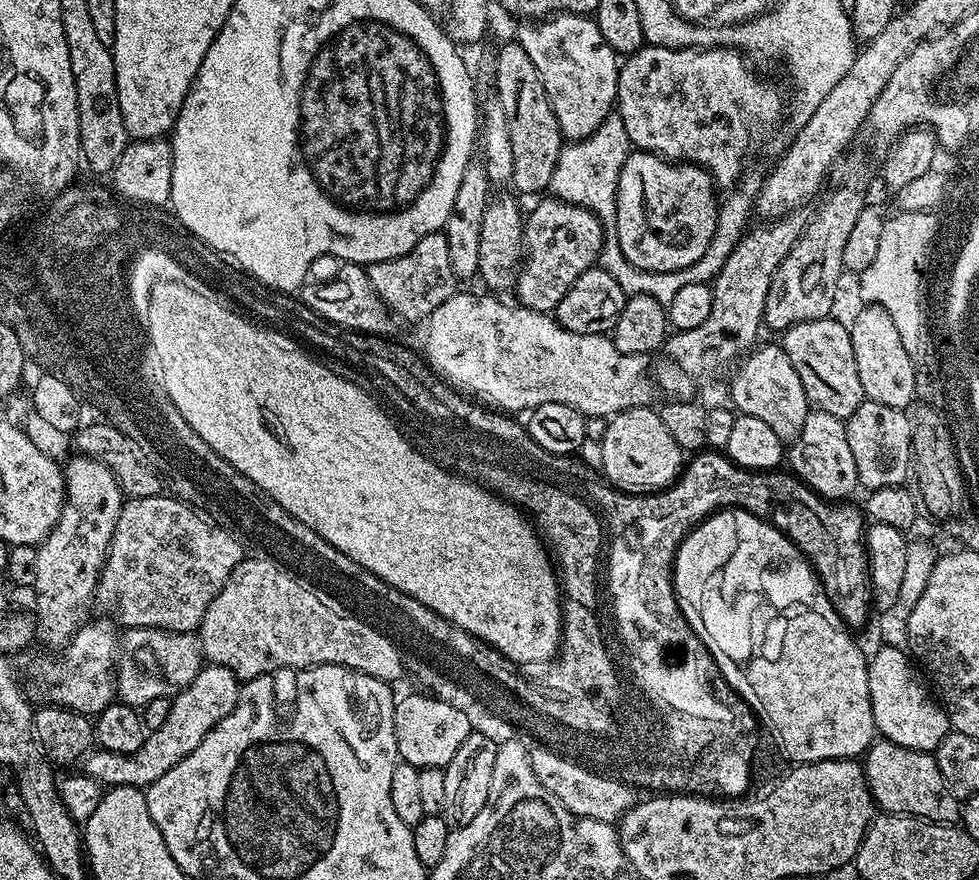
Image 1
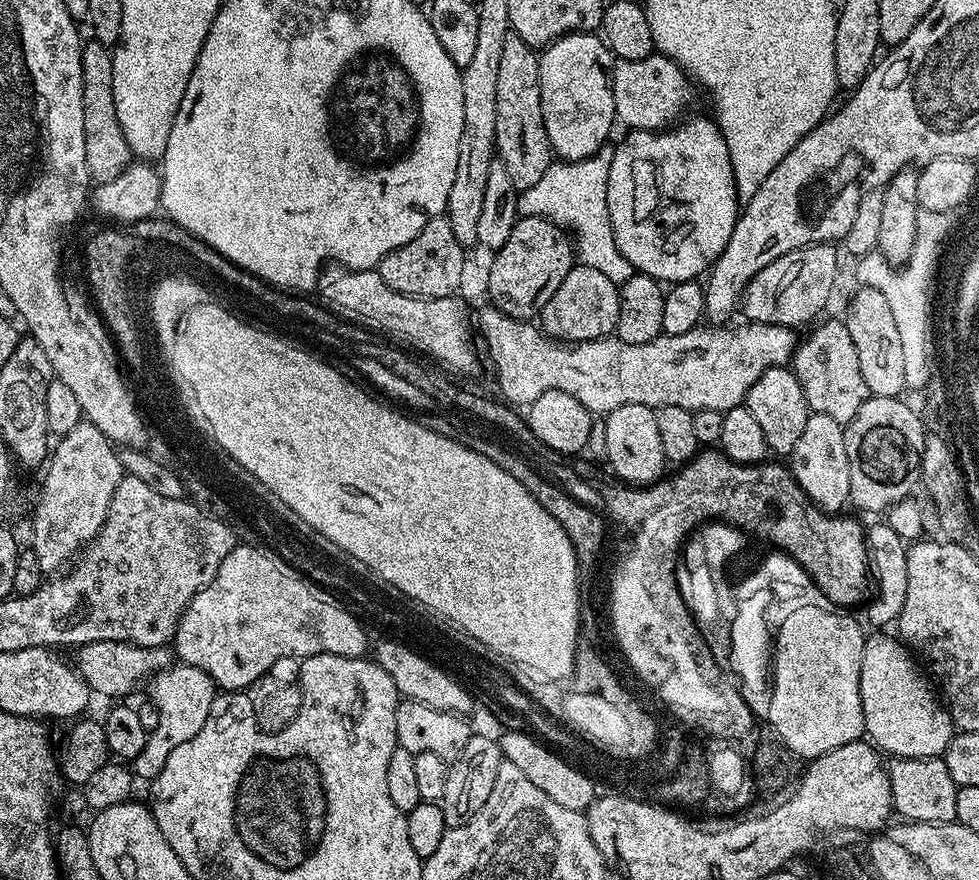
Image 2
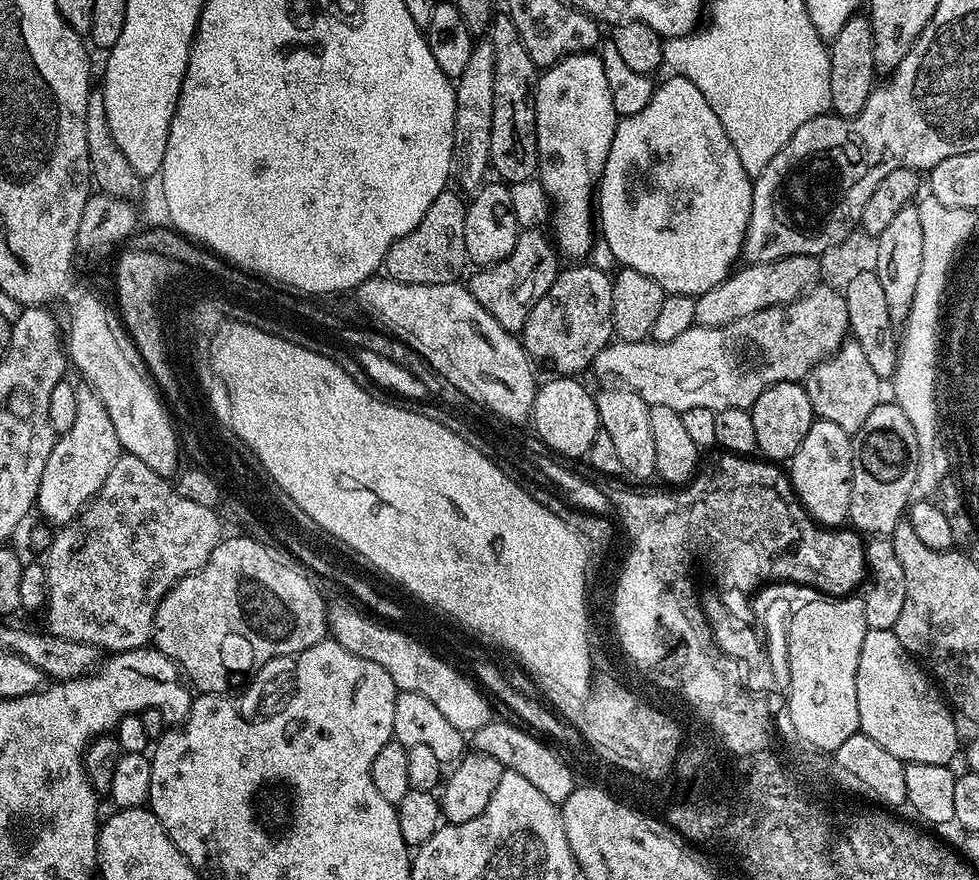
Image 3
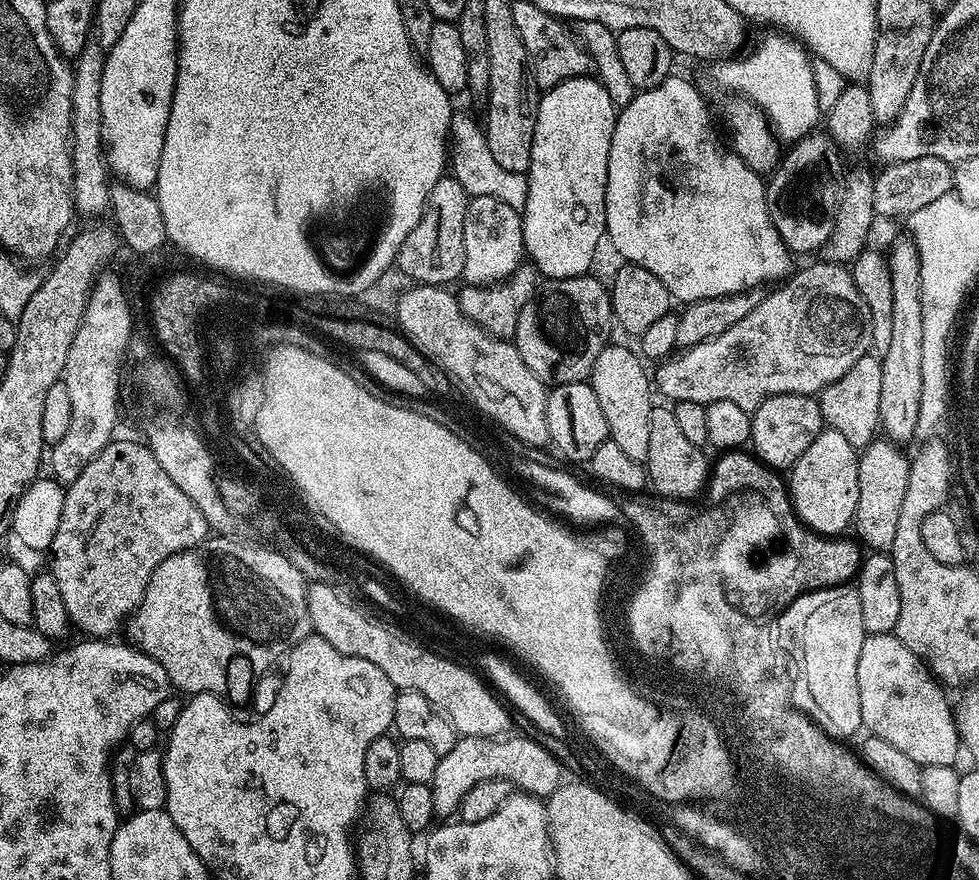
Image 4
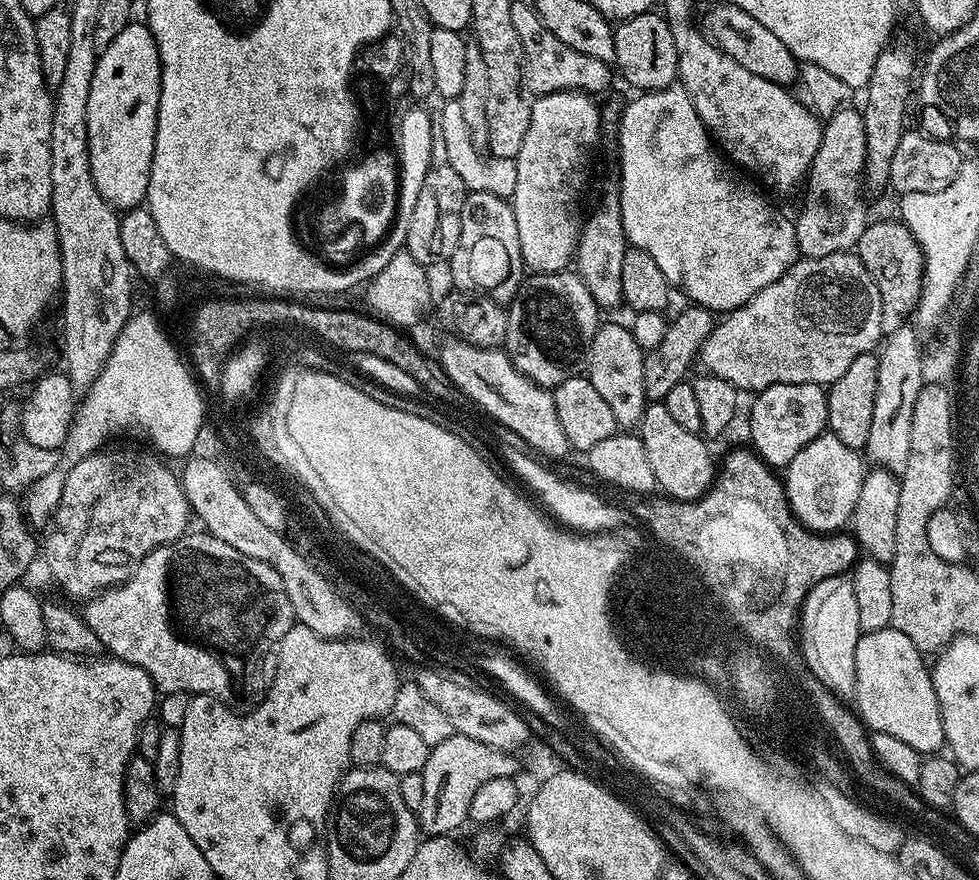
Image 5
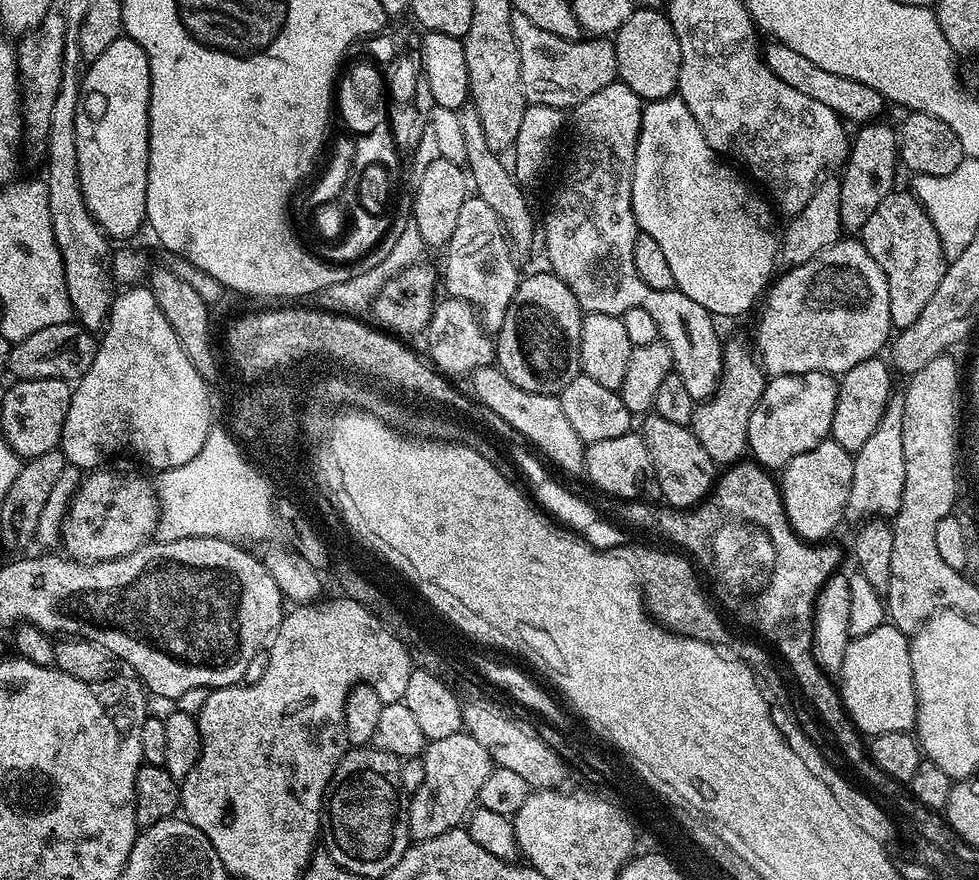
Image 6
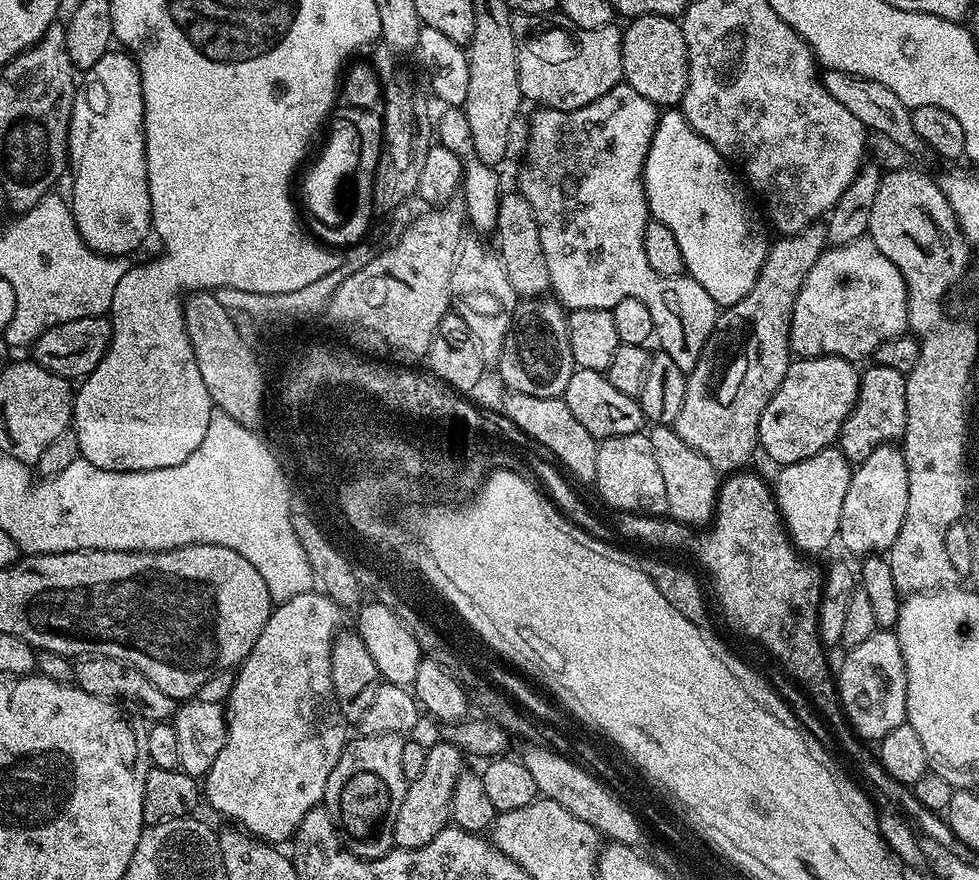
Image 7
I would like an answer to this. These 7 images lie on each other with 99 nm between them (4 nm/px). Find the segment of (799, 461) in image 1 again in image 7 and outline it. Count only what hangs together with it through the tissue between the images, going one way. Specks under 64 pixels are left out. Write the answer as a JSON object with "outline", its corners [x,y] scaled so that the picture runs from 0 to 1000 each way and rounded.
{"outline":[[[857,508],[842,509],[819,525],[802,527],[791,545],[793,576],[801,590],[801,598],[810,618],[821,630],[842,627],[858,607],[860,569],[864,567],[864,552],[868,552],[871,528]]]}

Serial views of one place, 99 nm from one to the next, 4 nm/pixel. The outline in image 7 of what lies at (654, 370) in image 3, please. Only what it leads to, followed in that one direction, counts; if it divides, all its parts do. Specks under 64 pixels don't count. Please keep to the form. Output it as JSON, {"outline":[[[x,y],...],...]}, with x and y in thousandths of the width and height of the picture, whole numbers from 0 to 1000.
{"outline":[[[882,268],[867,277],[847,281],[831,298],[811,343],[805,390],[817,407],[859,405],[878,411],[882,405],[894,401],[900,386],[911,386],[927,376],[925,320],[917,302]]]}

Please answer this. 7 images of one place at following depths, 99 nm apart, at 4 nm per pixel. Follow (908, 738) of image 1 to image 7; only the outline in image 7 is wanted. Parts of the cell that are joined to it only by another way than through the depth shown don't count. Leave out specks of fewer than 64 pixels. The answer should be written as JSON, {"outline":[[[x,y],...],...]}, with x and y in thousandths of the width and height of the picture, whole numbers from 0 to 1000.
{"outline":[[[897,716],[893,720],[889,720],[889,725],[885,725],[885,730],[866,736],[864,743],[866,747],[859,752],[858,764],[856,759],[858,802],[875,838],[887,843],[890,843],[889,841],[897,843],[902,836],[909,834],[909,830],[913,830],[913,825],[924,823],[927,811],[925,807],[925,761],[921,739],[917,734],[917,725],[914,717]]]}

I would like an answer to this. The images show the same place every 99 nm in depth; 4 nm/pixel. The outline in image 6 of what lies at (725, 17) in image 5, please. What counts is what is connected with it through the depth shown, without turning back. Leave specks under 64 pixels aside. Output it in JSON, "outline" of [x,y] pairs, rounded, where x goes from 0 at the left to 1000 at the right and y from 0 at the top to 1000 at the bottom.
{"outline":[[[789,48],[779,56],[778,63],[781,70],[799,89],[805,98],[811,98],[811,102],[816,102],[818,107],[824,107],[827,111],[848,120],[848,125],[855,127],[863,138],[871,136],[874,143],[882,143],[900,135],[899,132],[905,122],[903,109],[897,102],[885,98],[880,93],[872,93],[872,89],[860,89],[860,84],[848,84],[840,80],[840,75],[831,75],[827,66],[819,66],[815,57],[807,57],[807,52],[796,48]]]}

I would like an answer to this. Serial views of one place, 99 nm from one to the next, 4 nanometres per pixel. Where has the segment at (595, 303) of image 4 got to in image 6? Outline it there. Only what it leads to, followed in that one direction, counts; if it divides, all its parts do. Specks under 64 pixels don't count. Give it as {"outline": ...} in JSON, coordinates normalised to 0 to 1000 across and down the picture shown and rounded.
{"outline":[[[557,307],[557,309],[547,309],[544,314],[536,313],[517,352],[517,361],[513,366],[511,376],[506,378],[506,413],[511,422],[517,425],[517,430],[525,434],[525,439],[545,448],[571,451],[575,441],[582,439],[585,430],[593,426],[594,423],[592,416],[593,363],[594,351],[590,339],[582,330],[580,322],[570,316],[567,309]]]}

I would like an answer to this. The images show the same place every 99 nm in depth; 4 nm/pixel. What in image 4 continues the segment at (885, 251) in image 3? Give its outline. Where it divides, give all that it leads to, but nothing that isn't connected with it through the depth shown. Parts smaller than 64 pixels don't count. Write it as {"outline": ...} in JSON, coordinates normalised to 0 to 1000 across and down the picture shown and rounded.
{"outline":[[[919,266],[906,283],[911,322],[911,369],[909,384],[902,392],[900,451],[897,456],[899,486],[912,501],[931,501],[941,473],[942,445],[942,334],[940,333],[940,294],[931,267]]]}

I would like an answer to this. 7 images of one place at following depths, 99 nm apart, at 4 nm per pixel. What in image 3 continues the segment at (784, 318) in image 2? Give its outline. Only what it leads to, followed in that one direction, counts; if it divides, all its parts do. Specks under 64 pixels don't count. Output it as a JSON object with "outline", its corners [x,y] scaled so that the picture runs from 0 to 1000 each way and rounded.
{"outline":[[[830,290],[801,291],[797,295],[777,300],[761,299],[753,303],[736,323],[711,338],[709,343],[711,368],[717,373],[732,373],[746,366],[754,366],[754,361],[774,357],[783,350],[805,345],[820,336],[839,317],[839,314],[838,297]]]}

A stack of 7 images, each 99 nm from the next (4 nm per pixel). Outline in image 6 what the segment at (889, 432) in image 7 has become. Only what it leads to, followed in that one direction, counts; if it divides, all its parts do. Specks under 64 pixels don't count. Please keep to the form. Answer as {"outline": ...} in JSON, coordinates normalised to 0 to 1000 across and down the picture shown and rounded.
{"outline":[[[892,407],[876,411],[866,423],[857,428],[856,440],[858,448],[852,468],[852,480],[850,481],[849,499],[854,501],[856,507],[860,507],[868,515],[880,511],[889,499],[889,493],[897,489],[897,482],[905,470],[907,455],[913,449],[911,441],[912,419],[906,408]]]}

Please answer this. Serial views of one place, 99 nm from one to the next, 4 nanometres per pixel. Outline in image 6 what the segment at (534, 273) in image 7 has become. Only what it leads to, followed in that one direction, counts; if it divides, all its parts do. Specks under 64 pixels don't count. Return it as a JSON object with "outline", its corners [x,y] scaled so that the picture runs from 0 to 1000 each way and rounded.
{"outline":[[[481,116],[469,124],[472,157],[476,157],[476,191],[480,197],[480,209],[485,222],[492,225],[492,230],[501,230],[505,243],[515,258],[515,265],[523,274],[523,280],[528,292],[534,293],[543,281],[550,277],[550,245],[543,242],[543,232],[534,218],[531,206],[521,194],[520,188],[514,186],[512,174],[501,170],[496,163],[496,151],[492,148],[492,134]]]}

